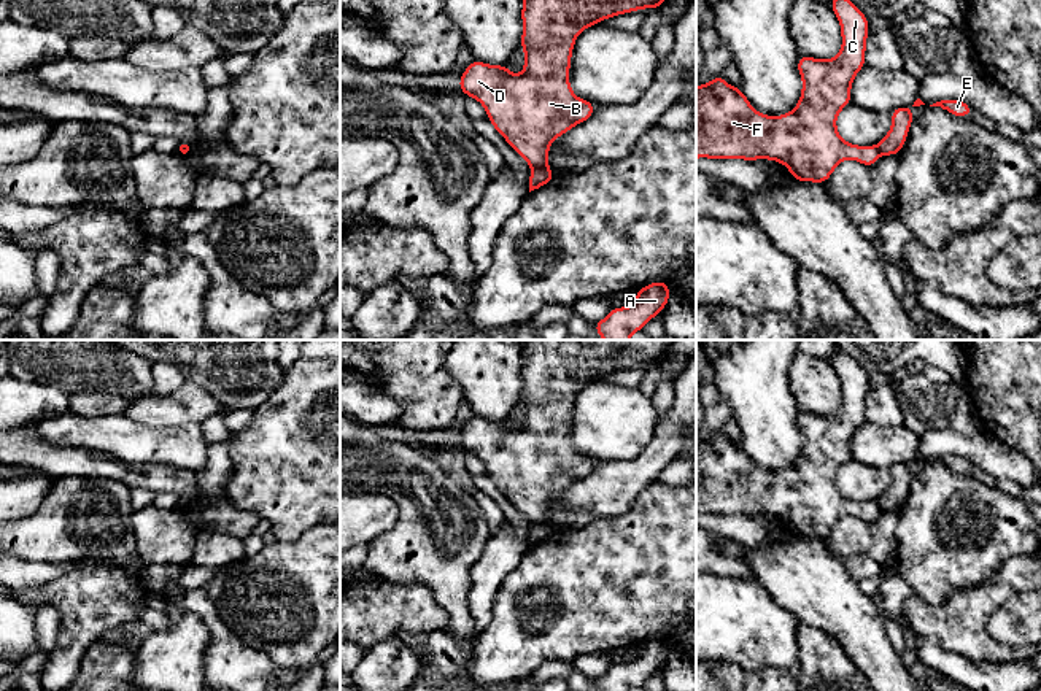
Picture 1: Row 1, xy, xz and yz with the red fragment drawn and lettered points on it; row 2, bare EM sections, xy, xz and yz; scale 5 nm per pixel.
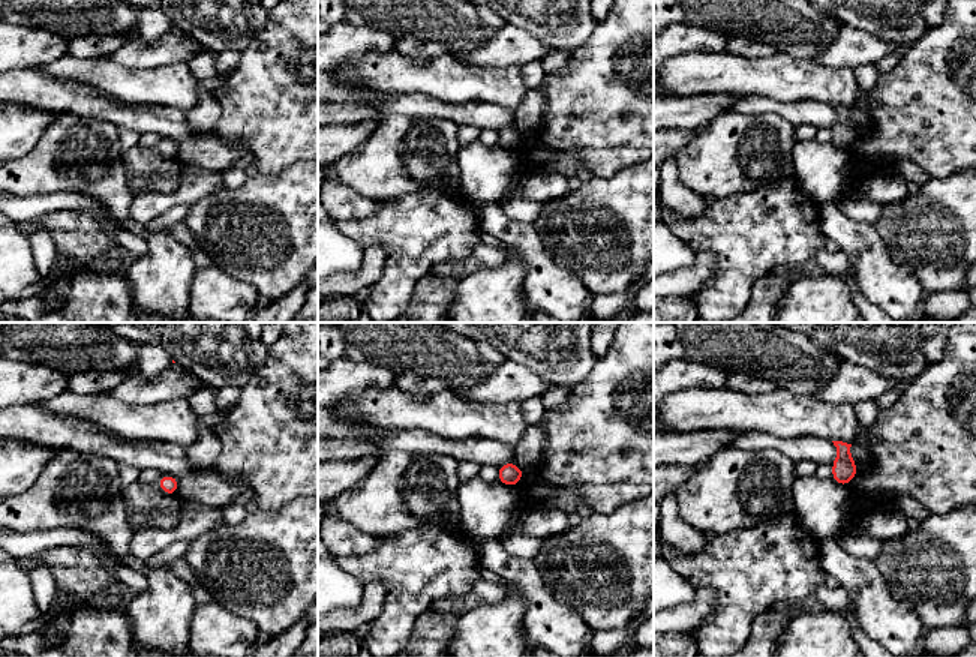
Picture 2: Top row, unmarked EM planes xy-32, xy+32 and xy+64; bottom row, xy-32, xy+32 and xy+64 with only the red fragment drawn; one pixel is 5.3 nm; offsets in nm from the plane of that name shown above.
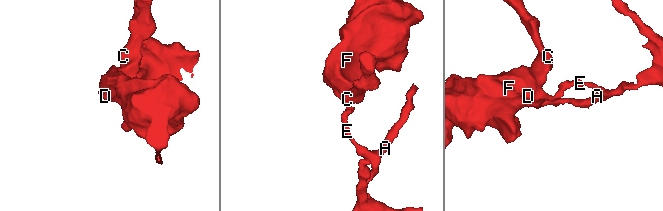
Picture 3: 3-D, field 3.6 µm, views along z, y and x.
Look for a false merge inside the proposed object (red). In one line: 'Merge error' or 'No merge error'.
Merge error

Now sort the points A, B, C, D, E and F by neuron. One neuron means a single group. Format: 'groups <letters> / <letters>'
groups A E / B C D F

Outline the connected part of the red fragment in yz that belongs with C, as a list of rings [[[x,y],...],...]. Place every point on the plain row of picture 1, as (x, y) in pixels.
[[[839,348],[830,364],[841,380],[841,408],[828,416],[798,413],[796,423],[803,435],[803,446],[793,467],[782,472],[755,467],[741,443],[731,443],[722,430],[704,442],[696,442],[696,515],[769,515],[787,521],[793,537],[822,540],[844,515],[853,515],[868,524],[874,523],[880,511],[879,504],[850,500],[841,494],[836,484],[839,467],[852,459],[852,437],[866,423],[868,372]]]

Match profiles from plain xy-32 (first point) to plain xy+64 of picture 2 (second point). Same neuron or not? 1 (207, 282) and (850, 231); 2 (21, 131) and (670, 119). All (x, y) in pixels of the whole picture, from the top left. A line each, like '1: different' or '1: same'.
1: same
2: different

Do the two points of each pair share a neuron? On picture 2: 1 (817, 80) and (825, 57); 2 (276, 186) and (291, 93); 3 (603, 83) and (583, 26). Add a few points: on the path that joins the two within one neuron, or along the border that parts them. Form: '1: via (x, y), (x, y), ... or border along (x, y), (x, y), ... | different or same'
1: border along (811, 59), (828, 66), (849, 66), (852, 69) | different
2: border along (302, 159), (276, 173), (260, 173) | different
3: border along (598, 23), (591, 35), (568, 53) | different

